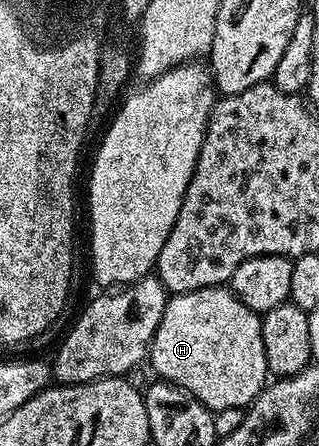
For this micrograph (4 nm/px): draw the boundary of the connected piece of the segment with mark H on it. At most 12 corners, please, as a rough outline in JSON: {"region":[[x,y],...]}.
{"region":[[224,286],[173,294],[147,361],[213,412],[269,377],[260,320]]}

